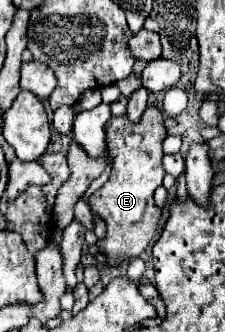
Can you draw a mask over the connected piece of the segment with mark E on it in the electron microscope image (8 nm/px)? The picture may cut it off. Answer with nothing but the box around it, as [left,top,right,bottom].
[89,107,165,267]

